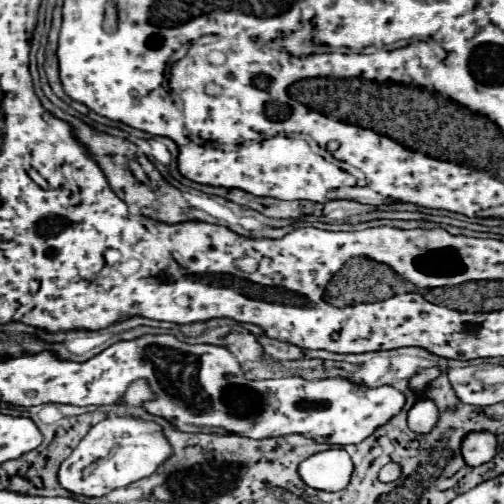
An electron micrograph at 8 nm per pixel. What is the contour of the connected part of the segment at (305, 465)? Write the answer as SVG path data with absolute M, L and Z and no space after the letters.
M334 447L316 453L300 463L298 475L302 481L318 491L340 491L342 489L342 449Z

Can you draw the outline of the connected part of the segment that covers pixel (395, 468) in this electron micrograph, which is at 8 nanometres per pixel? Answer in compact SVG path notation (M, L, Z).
M388 463L388 465L384 465L382 471L380 471L380 479L382 479L384 483L390 483L390 481L396 481L396 479L400 477L400 473L402 473L402 469L400 469L398 463Z

